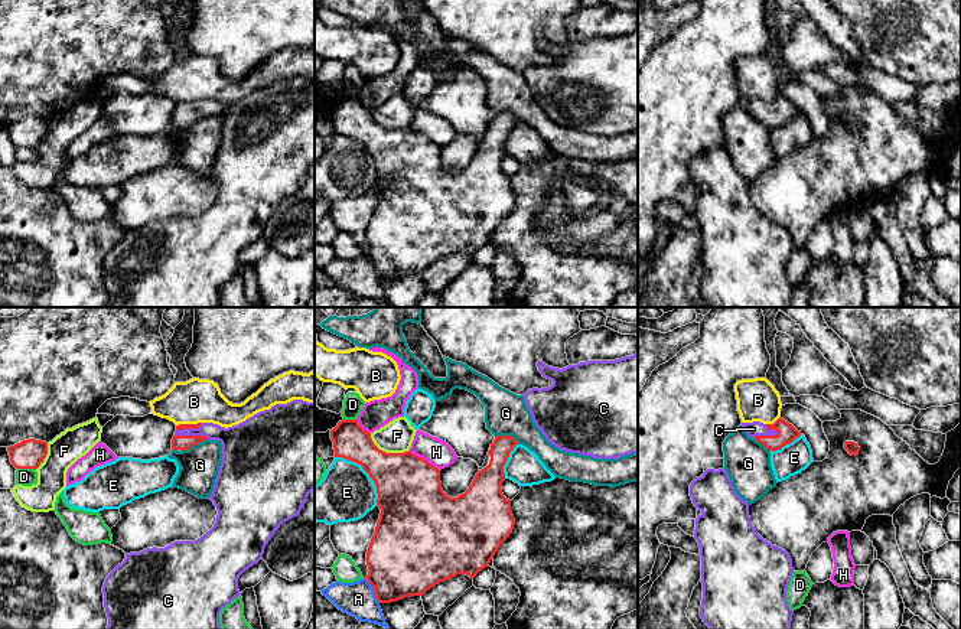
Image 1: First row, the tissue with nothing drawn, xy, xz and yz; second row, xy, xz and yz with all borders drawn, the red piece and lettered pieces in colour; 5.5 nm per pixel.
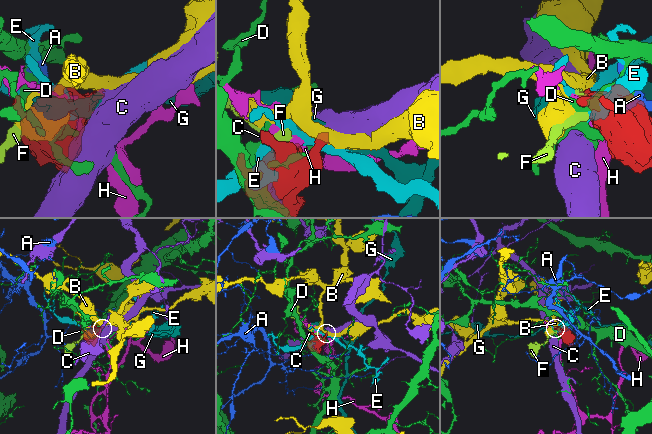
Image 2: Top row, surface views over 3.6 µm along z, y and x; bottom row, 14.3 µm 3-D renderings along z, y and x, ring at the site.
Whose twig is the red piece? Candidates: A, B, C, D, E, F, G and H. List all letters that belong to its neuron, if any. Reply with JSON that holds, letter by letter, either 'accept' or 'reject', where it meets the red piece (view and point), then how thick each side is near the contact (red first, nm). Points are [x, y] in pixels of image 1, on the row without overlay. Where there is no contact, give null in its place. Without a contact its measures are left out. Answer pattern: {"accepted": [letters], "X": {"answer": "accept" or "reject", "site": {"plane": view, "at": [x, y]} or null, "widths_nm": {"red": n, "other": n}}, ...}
{"accepted": ["C"], "A": {"answer": "reject", "site": {"plane": "xz", "at": [374, 267]}, "widths_nm": {"red": 420, "other": 190}}, "B": {"answer": "reject", "site": {"plane": "yz", "at": [774, 100]}, "widths_nm": {"red": 110, "other": 240}}, "C": {"answer": "accept", "site": {"plane": "yz", "at": [765, 113]}, "widths_nm": {"red": 110, "other": 80}}, "D": {"answer": "reject", "site": {"plane": "xy", "at": [26, 144]}, "widths_nm": {"red": 160, "other": 100}}, "E": {"answer": "reject", "site": {"plane": "xz", "at": [365, 147]}, "widths_nm": {"red": 340, "other": 320}}, "F": {"answer": "reject", "site": {"plane": "xz", "at": [384, 129]}, "widths_nm": {"red": 360, "other": 180}}, "G": {"answer": "reject", "site": {"plane": "xy", "at": [194, 121]}, "widths_nm": {"red": 80, "other": 220}}, "H": {"answer": "reject", "site": {"plane": "xz", "at": [423, 136]}, "widths_nm": {"red": 360, "other": 150}}}

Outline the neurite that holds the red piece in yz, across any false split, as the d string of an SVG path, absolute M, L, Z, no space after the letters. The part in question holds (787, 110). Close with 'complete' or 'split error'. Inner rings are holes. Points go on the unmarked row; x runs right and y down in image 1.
M781 94L773 101L753 98L740 102L749 114L763 121L769 128L781 127L801 113L801 108Z; split error

